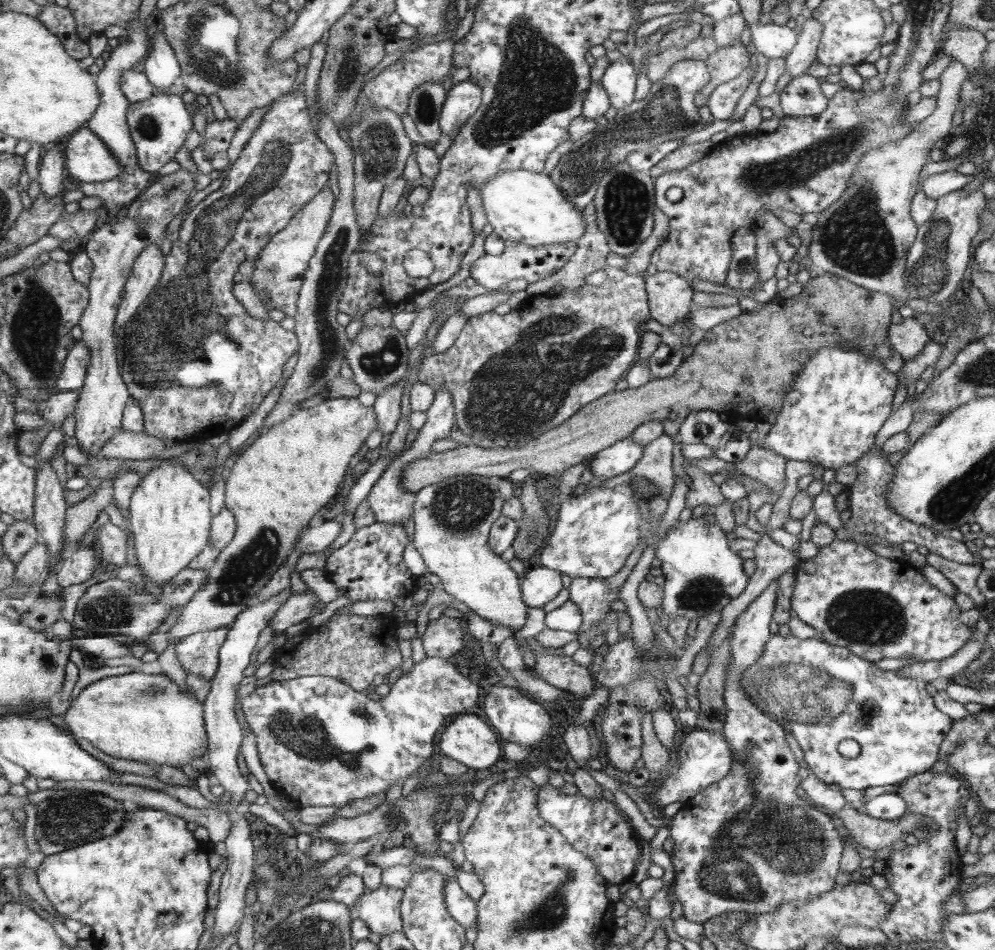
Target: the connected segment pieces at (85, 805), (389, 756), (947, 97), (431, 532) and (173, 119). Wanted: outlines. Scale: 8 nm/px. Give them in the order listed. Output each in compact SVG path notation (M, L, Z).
M60 789L37 805L35 838L46 856L116 834L131 806L110 796L82 789Z
M426 657L421 662L414 663L412 668L408 670L408 672L404 673L396 682L389 683L390 691L386 696L381 697L379 700L371 700L366 696L366 692L363 691L357 691L354 687L352 687L349 683L344 683L342 679L338 678L330 678L328 676L324 675L312 675L312 676L304 676L304 677L298 677L294 678L290 681L276 681L273 680L267 685L258 686L255 688L255 691L250 693L248 696L244 698L240 698L239 696L236 696L236 702L237 698L239 698L238 702L242 703L242 712L244 713L244 717L246 717L246 721L248 722L248 726L252 728L252 732L256 734L256 746L258 748L259 752L259 759L260 762L264 766L264 770L266 774L268 775L268 778L270 782L273 784L273 786L281 793L287 796L287 798L290 800L293 806L298 807L305 807L305 806L346 806L351 801L359 801L362 800L362 798L368 798L371 796L374 796L374 794L382 794L386 793L388 788L392 786L392 784L396 784L396 782L404 783L418 768L420 768L420 760L422 760L422 752L432 752L432 748L434 748L434 738L436 738L436 732L438 732L438 728L442 726L442 722L446 720L446 716L448 714L456 714L457 716L460 715L460 712L464 712L464 714L470 714L471 712L474 712L474 704L476 704L476 700L478 700L478 684L474 684L474 680L470 682L470 676L466 678L466 676L462 676L460 672L458 672L458 668L452 664L452 661L448 661L447 658L440 658L440 657Z
M952 55L949 57L950 62L939 78L941 88L935 97L937 99L935 111L928 118L921 120L916 125L916 129L908 133L908 137L900 141L892 141L876 149L868 149L868 153L864 153L863 160L860 160L858 164L859 168L856 168L856 174L852 175L847 192L844 192L834 205L828 206L826 210L817 214L818 222L814 226L808 257L812 259L814 268L820 272L851 279L852 282L867 287L868 290L892 295L897 301L906 301L911 298L905 280L907 254L911 245L918 240L919 233L919 225L911 216L912 197L920 188L918 179L922 166L931 161L931 149L939 145L941 138L944 138L948 132L955 131L952 127L954 112L961 100L962 86L969 78L964 64Z
M457 475L444 478L432 486L426 486L416 493L414 507L414 546L422 555L428 572L440 577L442 588L464 603L470 611L498 625L512 627L514 634L526 623L528 605L522 602L520 578L508 566L506 560L498 558L499 553L490 545L491 529L500 516L502 498L498 494L498 478L486 476Z
M158 93L147 100L131 104L127 122L138 150L139 164L145 171L156 172L174 158L174 154L182 148L184 140L194 128L192 118L184 100L178 95Z

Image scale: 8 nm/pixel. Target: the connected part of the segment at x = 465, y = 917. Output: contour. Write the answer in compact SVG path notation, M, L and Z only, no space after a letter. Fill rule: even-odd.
M447 877L446 904L447 911L456 922L465 928L477 926L477 903L462 890L454 877Z

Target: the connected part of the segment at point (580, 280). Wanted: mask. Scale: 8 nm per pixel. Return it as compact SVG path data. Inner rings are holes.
M589 218L587 220L586 234L577 242L576 251L570 260L558 269L554 276L542 279L542 286L555 286L557 283L561 284L562 291L574 290L586 284L584 282L585 276L596 272L596 270L604 270L607 265L607 256L610 254L610 246L608 246L608 239L598 229L596 218Z

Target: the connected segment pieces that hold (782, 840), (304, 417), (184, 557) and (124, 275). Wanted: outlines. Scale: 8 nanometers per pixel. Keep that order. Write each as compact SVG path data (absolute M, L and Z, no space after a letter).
M778 581L772 582L748 605L731 629L733 657L724 684L726 690L723 697L727 712L721 732L731 744L735 766L728 776L702 789L696 796L688 799L688 802L683 802L677 815L672 817L669 834L674 840L671 855L674 865L674 894L682 903L683 916L699 924L730 912L746 912L750 916L756 916L774 913L782 905L806 903L834 889L834 878L840 872L838 868L844 848L840 832L836 830L830 816L802 818L814 814L808 812L808 808L812 808L808 800L802 800L796 794L801 784L798 776L800 766L795 761L790 746L786 744L786 732L778 721L755 706L754 700L743 688L745 672L760 660L760 653L764 653L772 636L772 628L768 624L772 622L776 596Z
M358 397L333 398L310 408L300 408L294 411L283 422L269 428L266 433L247 448L243 448L239 458L232 466L226 482L226 505L235 517L235 535L233 539L221 550L214 566L208 570L207 582L203 588L192 597L187 605L182 607L180 617L168 629L166 636L168 642L178 642L184 637L232 626L240 612L247 608L244 606L244 596L254 594L270 580L270 572L278 570L286 556L292 552L292 546L299 544L300 533L308 528L308 520L336 494L348 464L364 444L370 432L378 430L376 414L373 408L366 408L360 404Z
M164 460L141 478L129 501L128 525L134 534L135 556L142 574L161 588L174 581L208 542L212 512L208 488L178 460Z
M180 167L179 170L173 174L162 176L158 181L154 182L142 194L139 194L136 200L132 201L130 205L126 206L115 222L108 221L102 228L92 232L89 235L89 240L84 246L84 250L88 253L90 260L93 262L92 273L90 273L90 283L88 283L87 290L90 292L90 304L87 310L83 313L83 318L80 321L80 328L82 328L82 337L80 342L84 346L88 346L88 350L92 352L91 366L87 370L86 377L84 377L84 385L79 389L78 402L75 408L76 418L76 439L79 441L79 448L84 449L92 456L88 459L98 459L99 454L102 454L104 444L111 441L111 438L118 434L120 428L120 420L124 418L124 404L130 398L128 396L127 383L122 380L120 376L122 370L118 370L120 366L118 355L118 344L115 342L115 318L116 310L119 310L118 304L122 298L122 290L127 286L128 277L131 276L132 269L135 266L137 258L140 253L148 246L148 242L156 243L163 237L170 221L184 209L188 200L196 192L195 174L188 171L186 168Z

